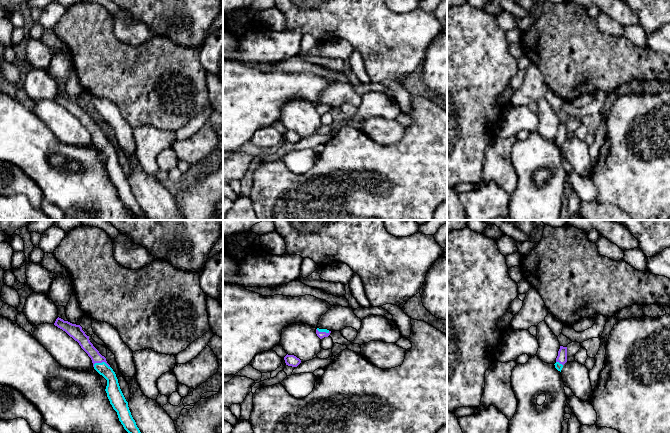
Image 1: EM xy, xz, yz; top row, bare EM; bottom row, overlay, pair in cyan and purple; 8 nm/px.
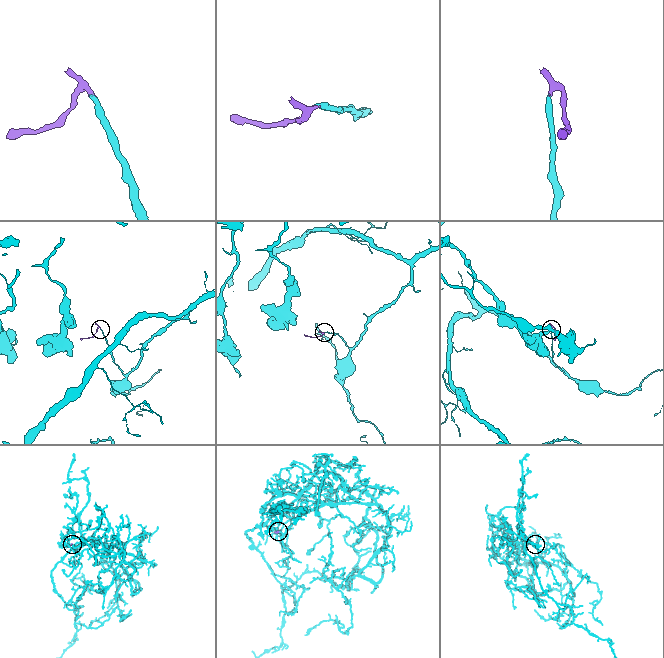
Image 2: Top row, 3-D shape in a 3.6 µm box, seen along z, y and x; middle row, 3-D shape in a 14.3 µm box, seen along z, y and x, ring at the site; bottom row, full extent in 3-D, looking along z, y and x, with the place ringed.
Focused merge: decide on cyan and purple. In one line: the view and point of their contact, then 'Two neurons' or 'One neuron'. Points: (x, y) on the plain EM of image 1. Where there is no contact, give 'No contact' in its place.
Touches cyan at xy (102, 138). One neuron

